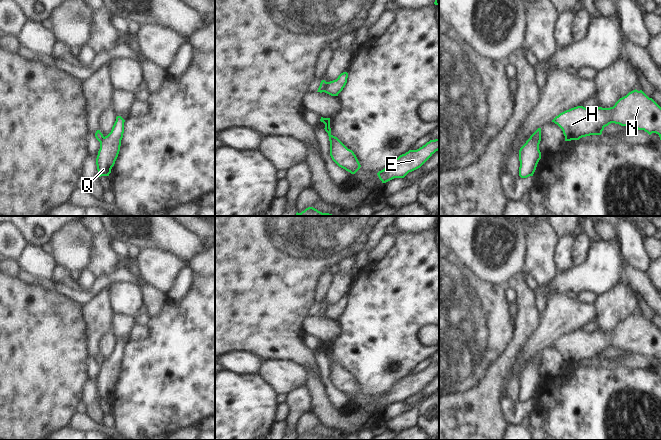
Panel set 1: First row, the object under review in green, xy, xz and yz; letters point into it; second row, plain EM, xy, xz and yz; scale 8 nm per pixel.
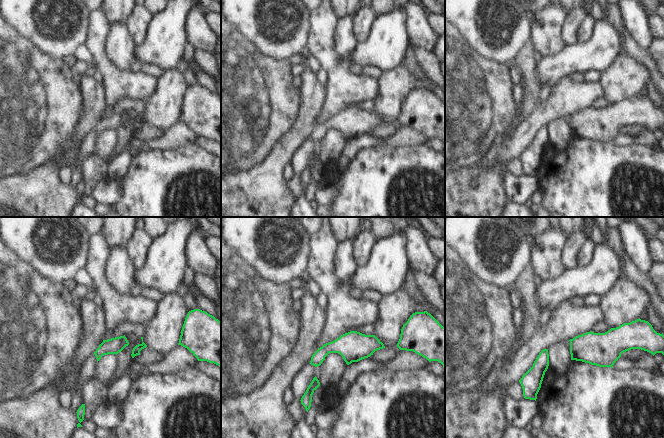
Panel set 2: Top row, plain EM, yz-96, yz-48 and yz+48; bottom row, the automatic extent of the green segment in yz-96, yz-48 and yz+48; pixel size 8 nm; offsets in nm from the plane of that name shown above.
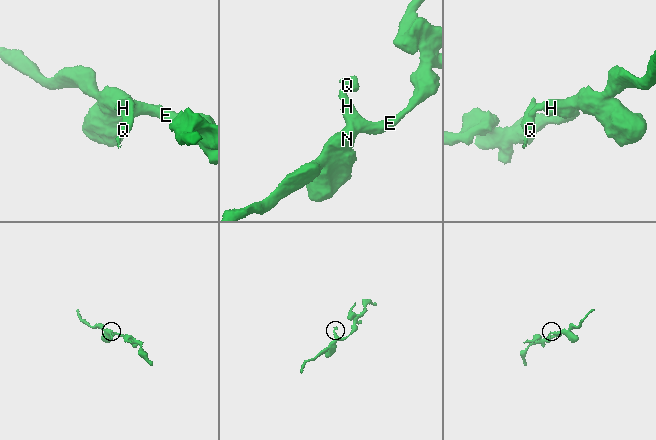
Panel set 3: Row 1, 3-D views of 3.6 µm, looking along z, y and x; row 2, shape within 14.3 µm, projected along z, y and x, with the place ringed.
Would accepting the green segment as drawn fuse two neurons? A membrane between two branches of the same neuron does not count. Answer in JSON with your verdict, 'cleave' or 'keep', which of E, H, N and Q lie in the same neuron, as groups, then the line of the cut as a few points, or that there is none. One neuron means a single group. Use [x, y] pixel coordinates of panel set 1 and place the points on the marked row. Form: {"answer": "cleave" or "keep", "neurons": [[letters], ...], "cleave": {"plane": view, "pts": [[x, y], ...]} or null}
{"answer": "cleave", "neurons": [["E", "H", "N"], ["Q"]], "cleave": {"plane": "xz", "pts": [[327, 82], [323, 91]]}}

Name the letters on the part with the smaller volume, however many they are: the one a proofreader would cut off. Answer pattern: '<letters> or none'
Q

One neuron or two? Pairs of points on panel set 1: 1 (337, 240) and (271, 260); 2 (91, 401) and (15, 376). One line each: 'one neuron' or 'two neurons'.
1: one neuron
2: two neurons

